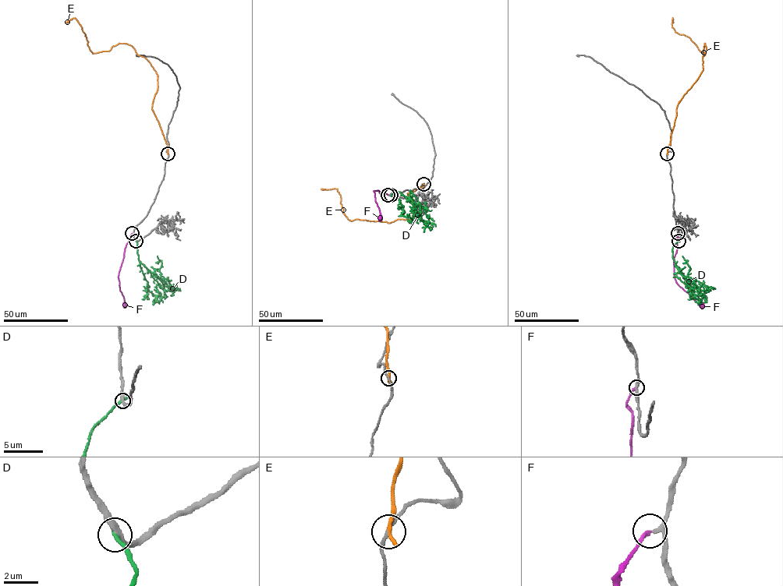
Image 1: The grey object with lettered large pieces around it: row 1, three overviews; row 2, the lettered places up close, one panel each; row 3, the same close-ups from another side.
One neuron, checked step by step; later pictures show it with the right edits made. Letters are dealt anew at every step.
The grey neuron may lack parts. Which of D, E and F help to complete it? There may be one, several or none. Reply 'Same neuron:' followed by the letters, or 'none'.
Same neuron: F

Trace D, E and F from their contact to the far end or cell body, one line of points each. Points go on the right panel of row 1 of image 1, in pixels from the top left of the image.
D: (678, 241), (672, 249), (672, 258), (680, 272), (676, 276), (691, 287), (699, 298), (698, 302), (696, 301)
E: (667, 153), (678, 102), (703, 69), (706, 48), (672, 22)
F: (678, 233), (674, 259), (674, 277), (678, 284), (704, 307)

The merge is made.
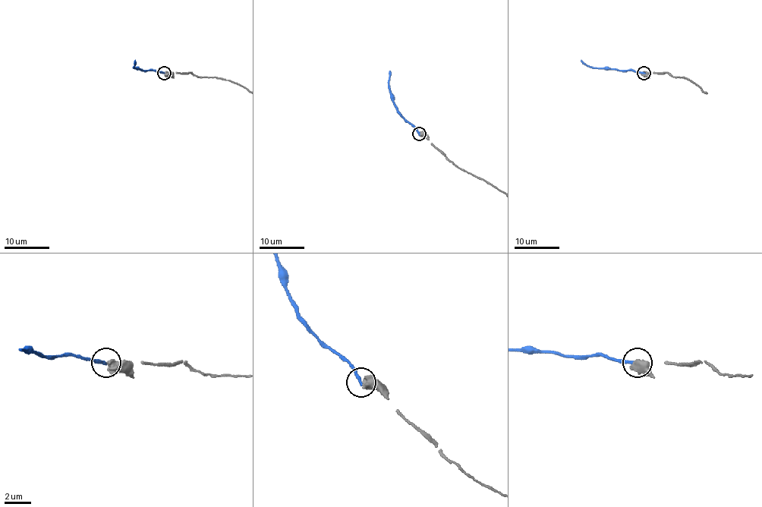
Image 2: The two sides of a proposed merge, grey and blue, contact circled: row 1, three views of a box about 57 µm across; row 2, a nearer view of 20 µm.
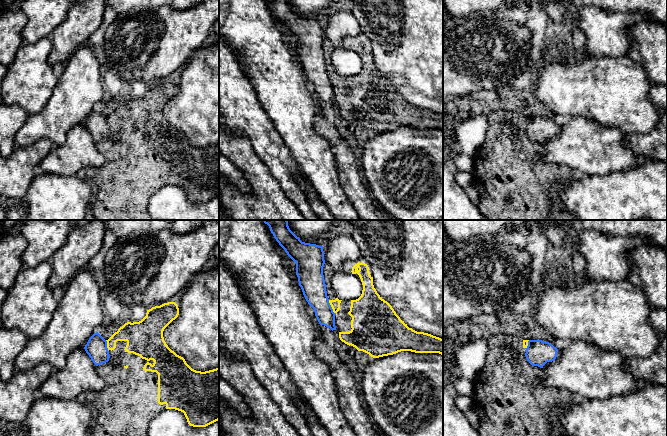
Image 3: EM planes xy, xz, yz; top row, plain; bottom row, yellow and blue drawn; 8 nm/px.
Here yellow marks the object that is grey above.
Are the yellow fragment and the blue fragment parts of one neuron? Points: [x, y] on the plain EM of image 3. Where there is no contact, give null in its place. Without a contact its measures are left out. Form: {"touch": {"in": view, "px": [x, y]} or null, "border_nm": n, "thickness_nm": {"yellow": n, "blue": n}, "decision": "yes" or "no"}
{"touch": {"in": "xz", "px": [331, 82]}, "border_nm": 120, "thickness_nm": {"yellow": 80, "blue": 200}, "decision": "no"}

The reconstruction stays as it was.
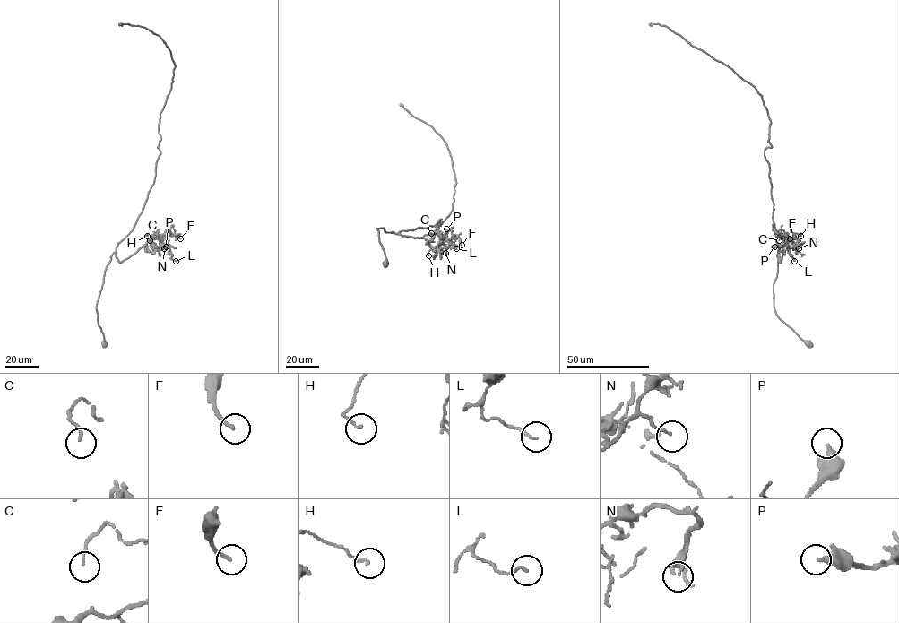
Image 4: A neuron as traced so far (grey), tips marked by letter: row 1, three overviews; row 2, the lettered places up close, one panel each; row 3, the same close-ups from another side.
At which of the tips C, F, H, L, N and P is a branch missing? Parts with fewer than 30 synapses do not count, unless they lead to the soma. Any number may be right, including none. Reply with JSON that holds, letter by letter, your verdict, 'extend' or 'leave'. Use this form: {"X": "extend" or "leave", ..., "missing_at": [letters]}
{"C": "leave", "F": "leave", "H": "leave", "L": "leave", "N": "leave", "P": "leave", "missing_at": []}

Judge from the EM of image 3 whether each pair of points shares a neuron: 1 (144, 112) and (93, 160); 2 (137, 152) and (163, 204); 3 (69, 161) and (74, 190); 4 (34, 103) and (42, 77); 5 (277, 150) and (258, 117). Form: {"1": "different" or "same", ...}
{"1": "different", "2": "different", "3": "different", "4": "same", "5": "same"}

